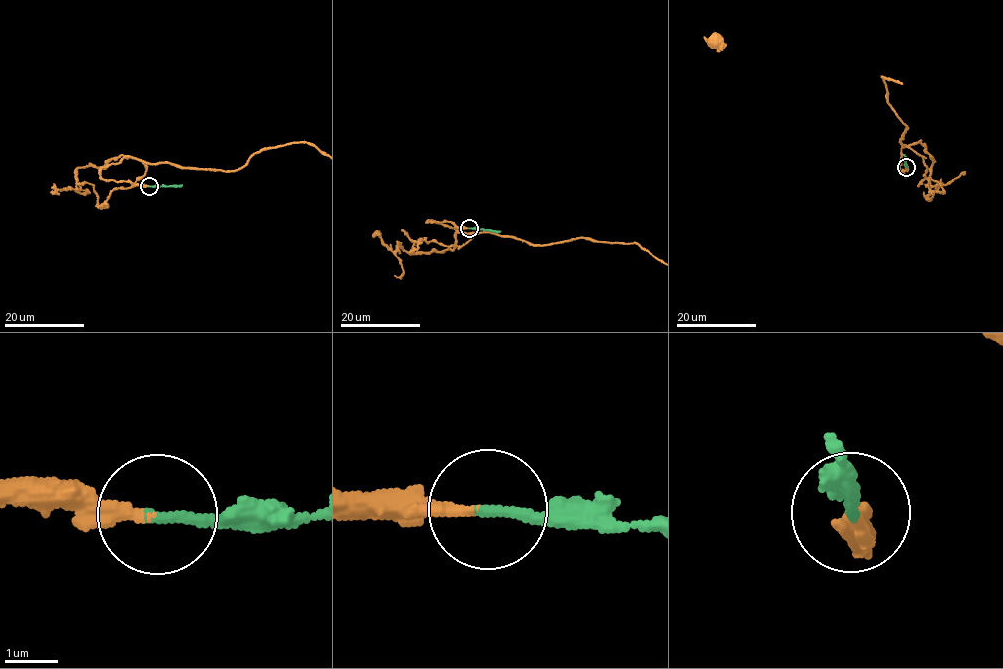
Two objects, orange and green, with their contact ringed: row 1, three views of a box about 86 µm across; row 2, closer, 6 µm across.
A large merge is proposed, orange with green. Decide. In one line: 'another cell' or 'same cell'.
same cell

